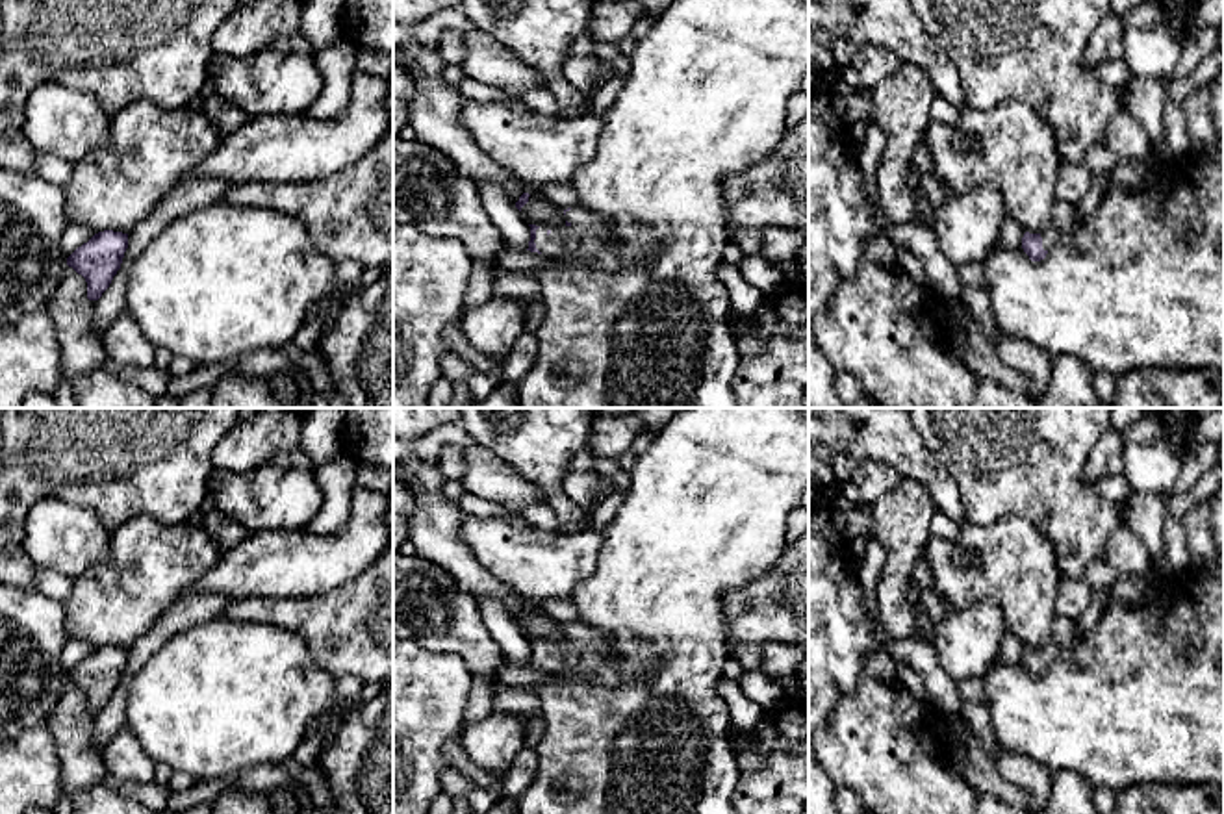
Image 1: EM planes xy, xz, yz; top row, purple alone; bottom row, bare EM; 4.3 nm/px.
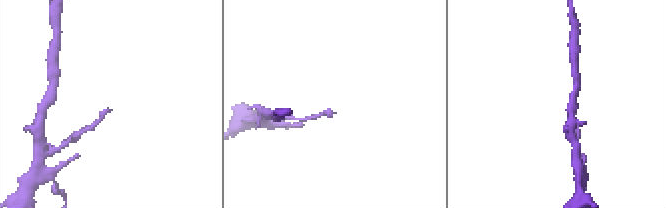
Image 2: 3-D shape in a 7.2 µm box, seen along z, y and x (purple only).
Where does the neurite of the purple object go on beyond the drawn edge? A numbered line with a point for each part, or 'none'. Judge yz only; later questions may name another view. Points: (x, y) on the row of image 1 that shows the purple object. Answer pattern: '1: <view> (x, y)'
1: yz (1065, 219)

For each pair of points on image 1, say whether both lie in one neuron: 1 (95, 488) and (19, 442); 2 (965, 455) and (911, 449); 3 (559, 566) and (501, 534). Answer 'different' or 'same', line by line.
1: same
2: different
3: same

